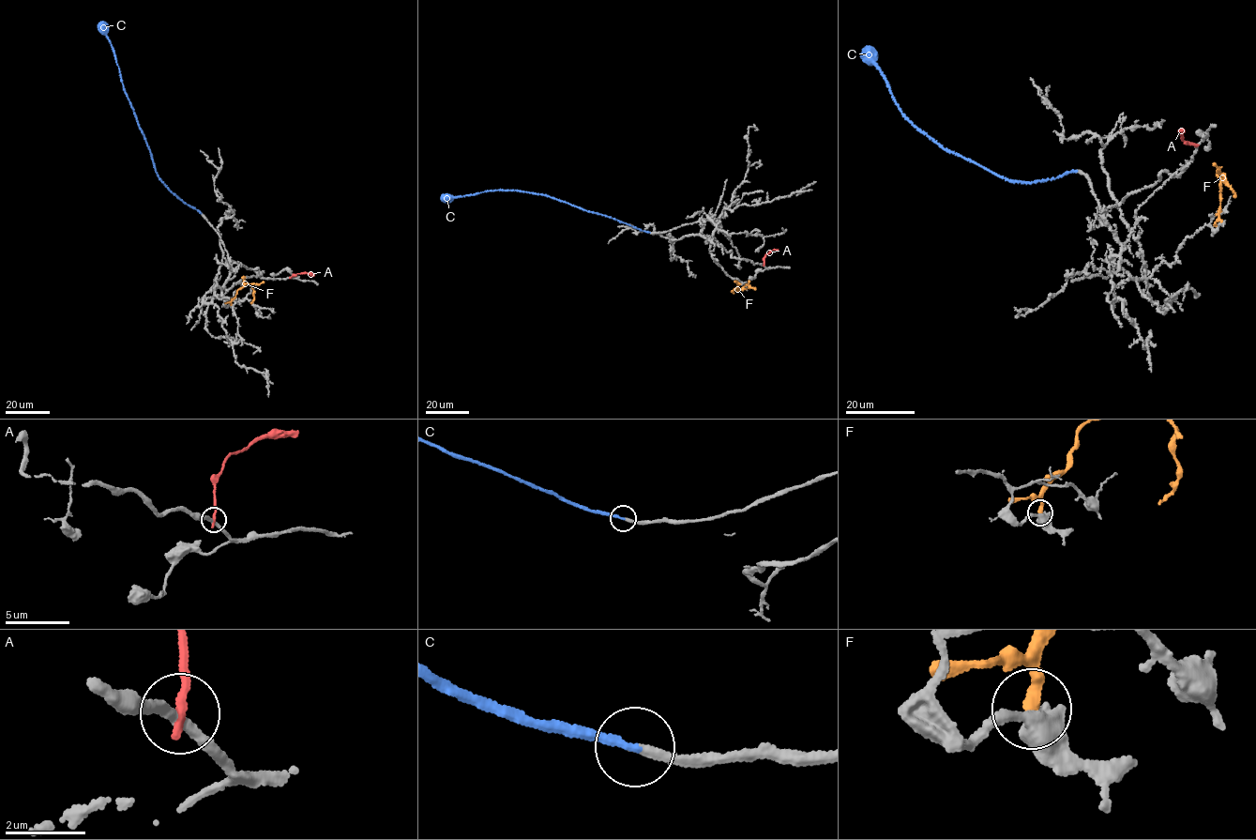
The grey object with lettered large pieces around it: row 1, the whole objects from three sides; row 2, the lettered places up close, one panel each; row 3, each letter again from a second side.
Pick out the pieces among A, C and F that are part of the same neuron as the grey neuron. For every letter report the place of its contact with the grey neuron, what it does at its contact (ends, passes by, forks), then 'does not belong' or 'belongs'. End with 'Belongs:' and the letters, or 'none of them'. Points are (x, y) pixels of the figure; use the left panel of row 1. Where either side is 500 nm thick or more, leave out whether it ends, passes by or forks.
A: meets grey at (290, 278); it ends there; does not belong
C: meets grey at (201, 213); it ends there; belongs
F: meets grey at (231, 305); it ends there; does not belong
Belongs: C

